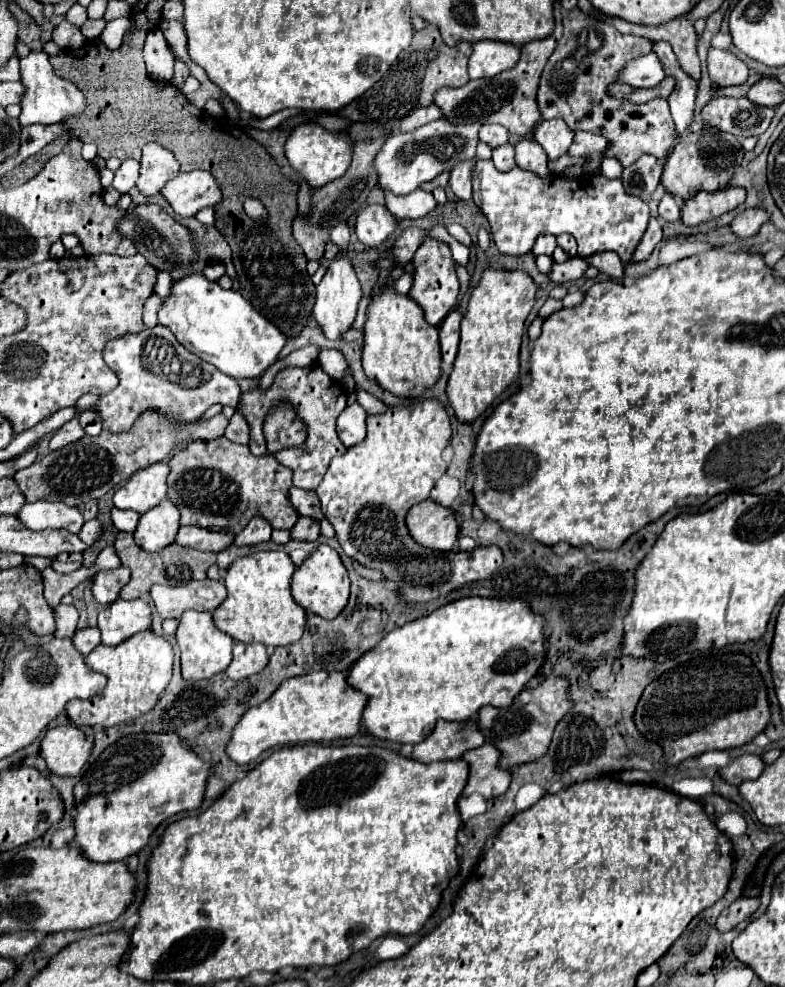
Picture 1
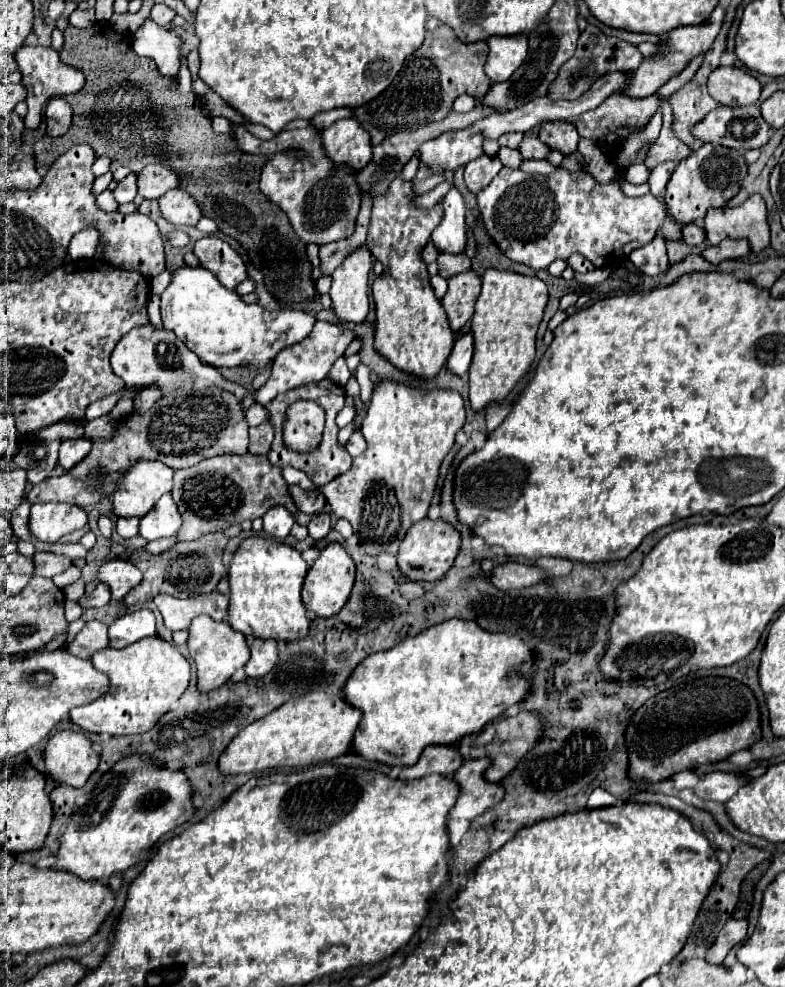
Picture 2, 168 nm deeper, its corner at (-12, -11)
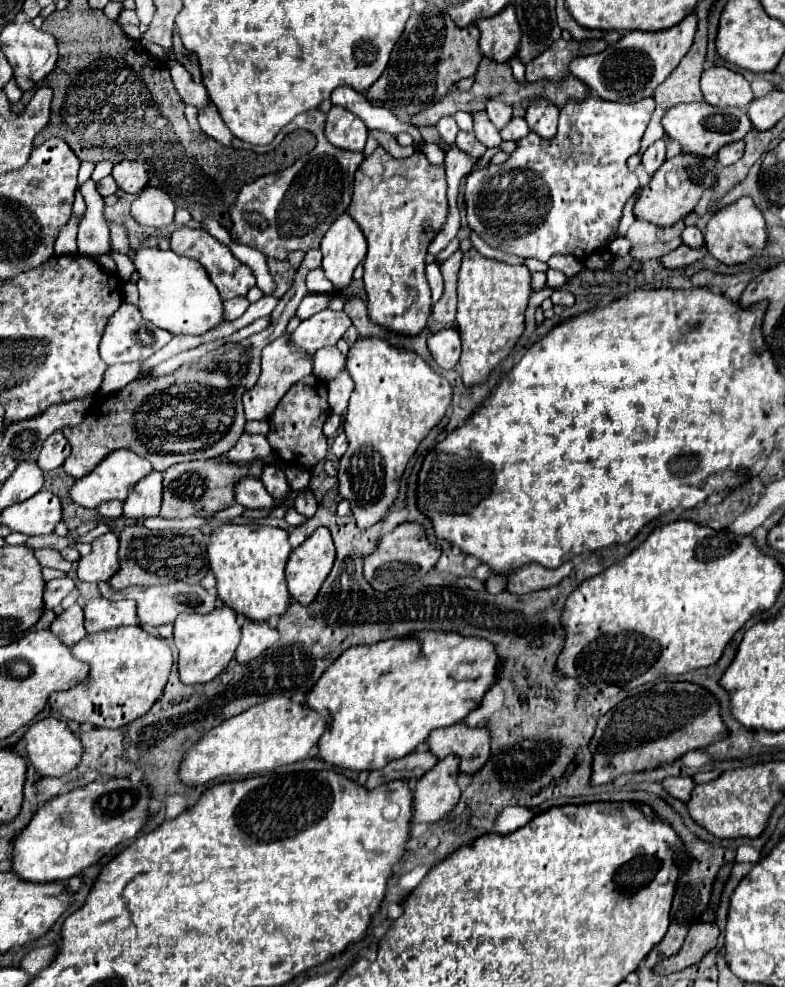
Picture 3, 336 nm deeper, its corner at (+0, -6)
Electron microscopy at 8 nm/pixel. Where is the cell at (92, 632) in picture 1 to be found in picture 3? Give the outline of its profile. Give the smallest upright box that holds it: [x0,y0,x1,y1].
[50,603,84,647]

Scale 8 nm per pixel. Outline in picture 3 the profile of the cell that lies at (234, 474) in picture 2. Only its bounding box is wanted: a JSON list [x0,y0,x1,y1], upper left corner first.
[160,459,264,519]

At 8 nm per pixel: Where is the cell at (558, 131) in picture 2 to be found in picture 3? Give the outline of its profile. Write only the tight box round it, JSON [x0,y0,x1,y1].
[524,99,558,139]

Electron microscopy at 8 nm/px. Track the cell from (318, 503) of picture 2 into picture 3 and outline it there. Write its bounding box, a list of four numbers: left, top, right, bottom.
[262,467,290,497]

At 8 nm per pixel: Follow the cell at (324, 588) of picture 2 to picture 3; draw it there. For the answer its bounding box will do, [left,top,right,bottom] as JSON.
[286,527,336,605]

